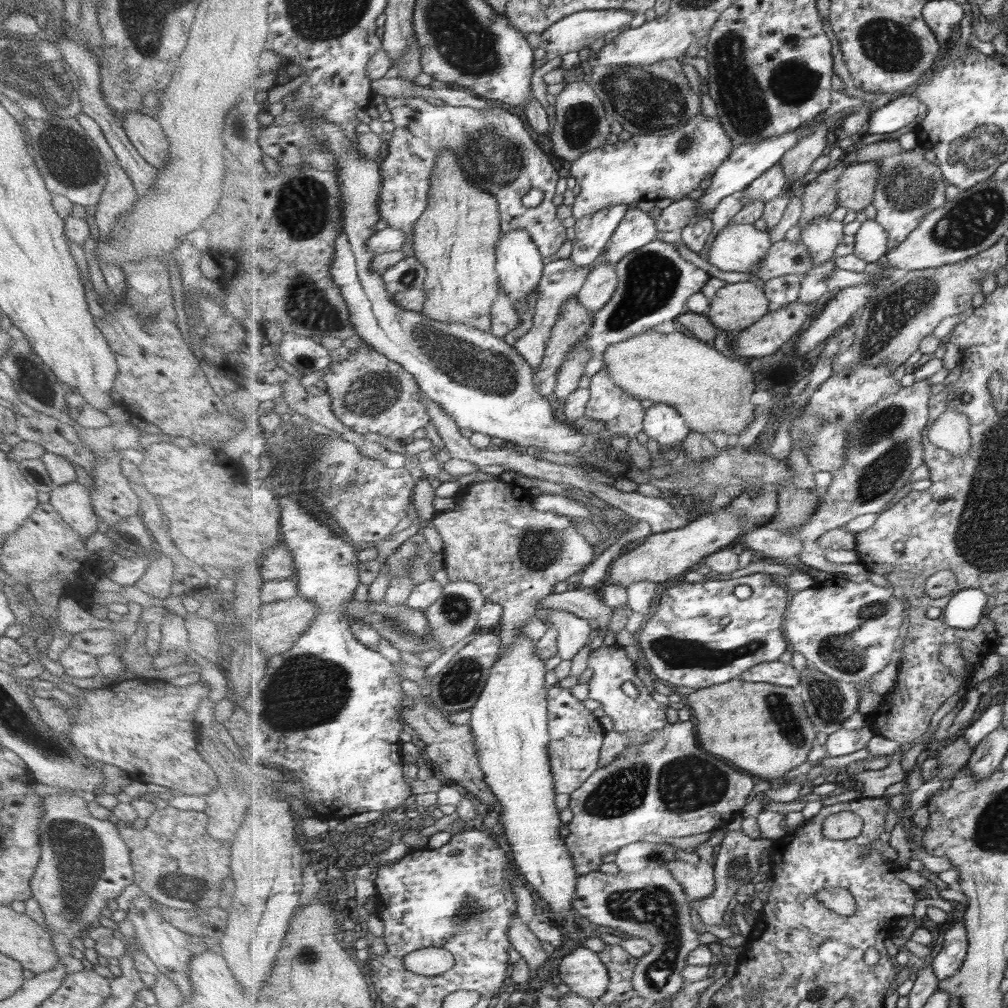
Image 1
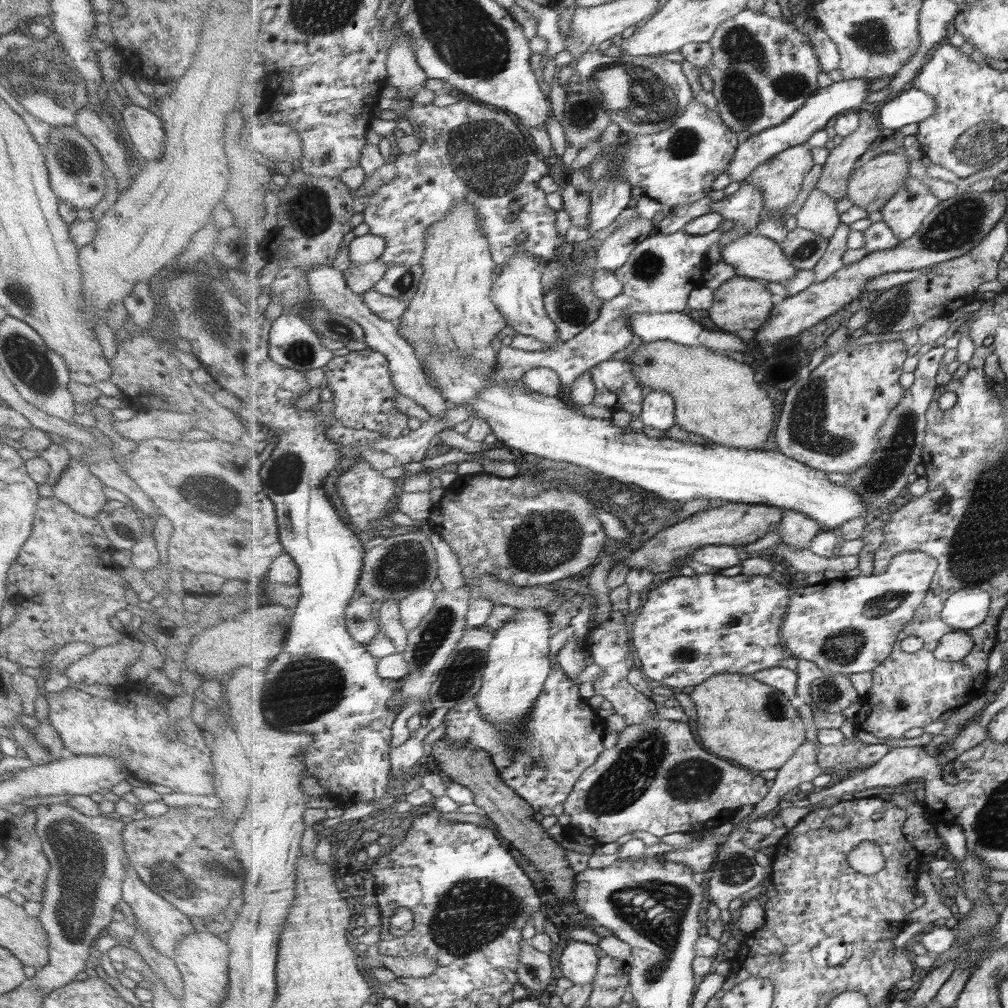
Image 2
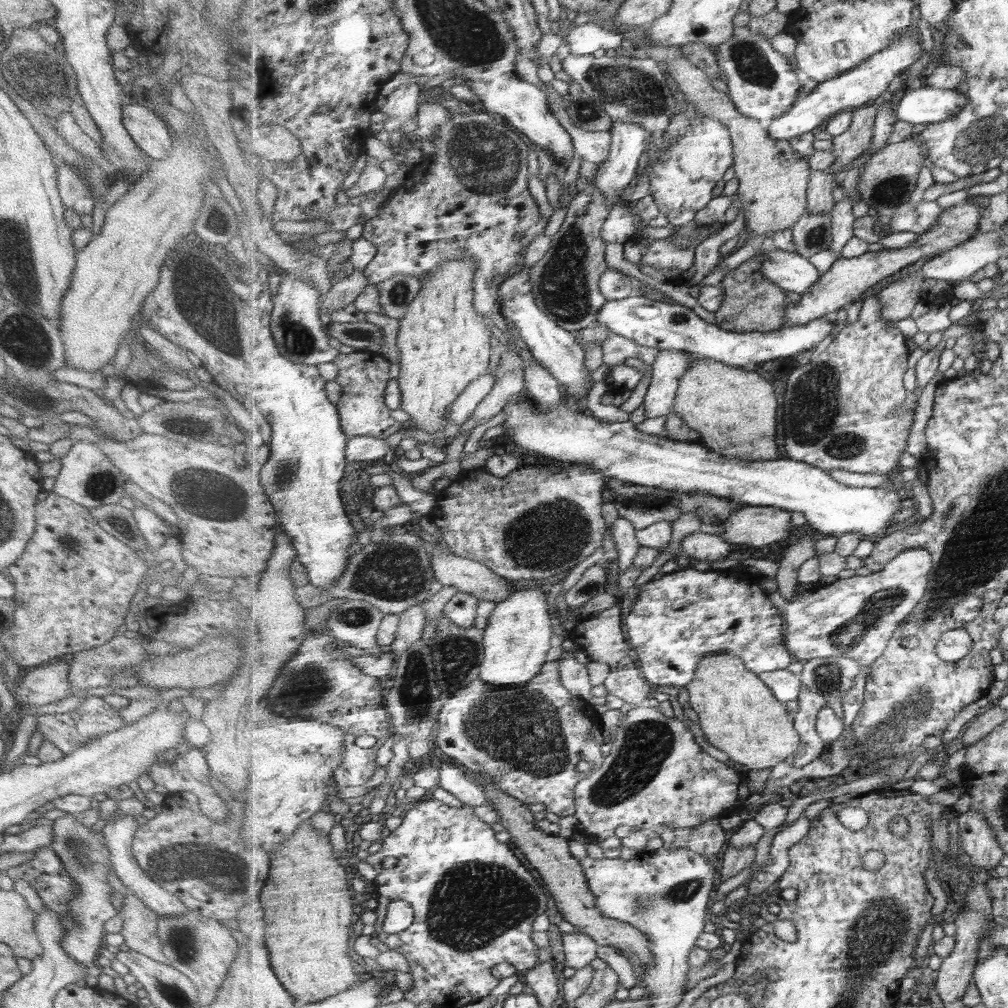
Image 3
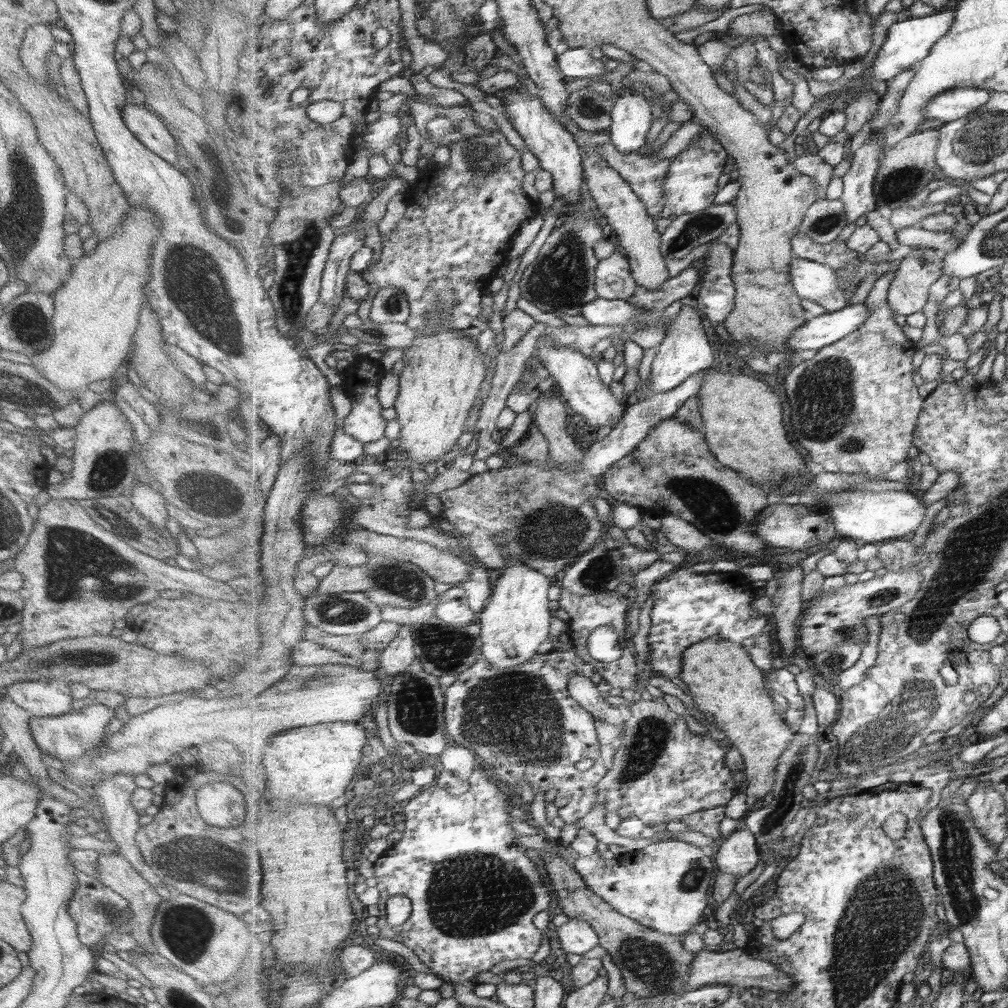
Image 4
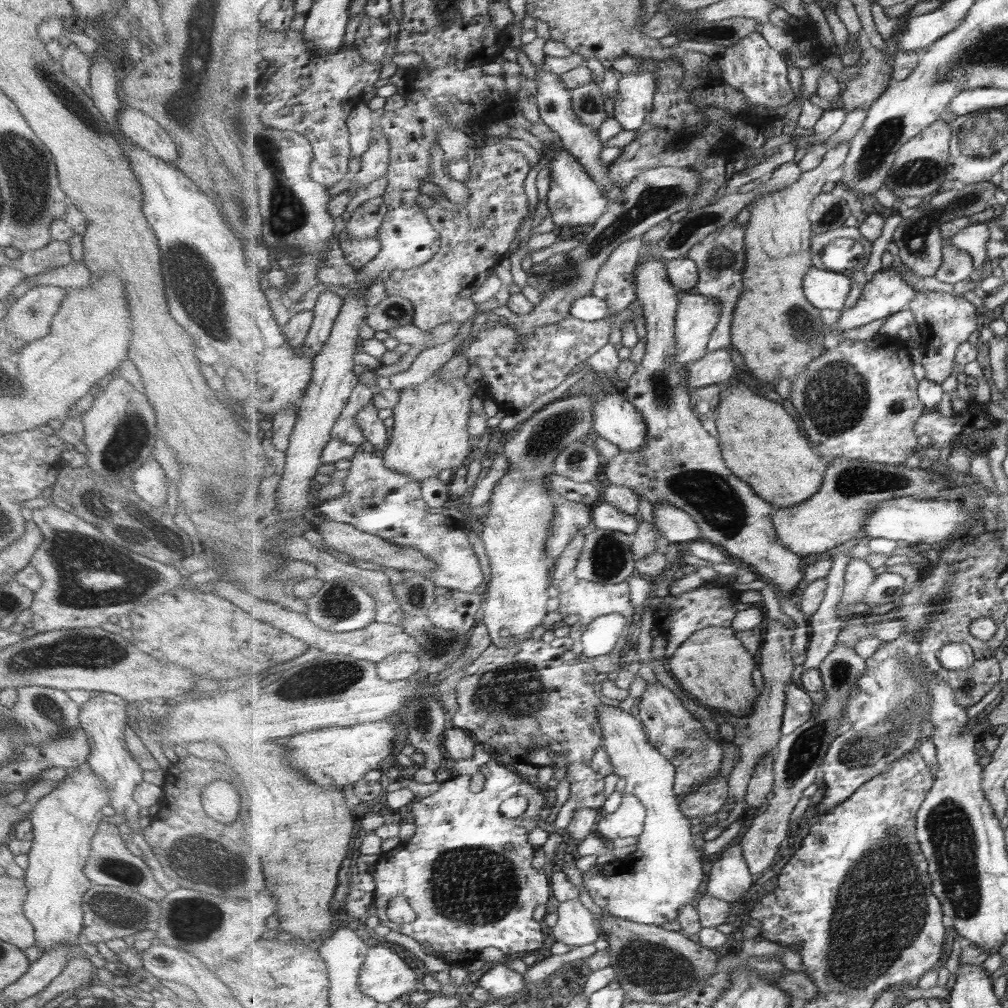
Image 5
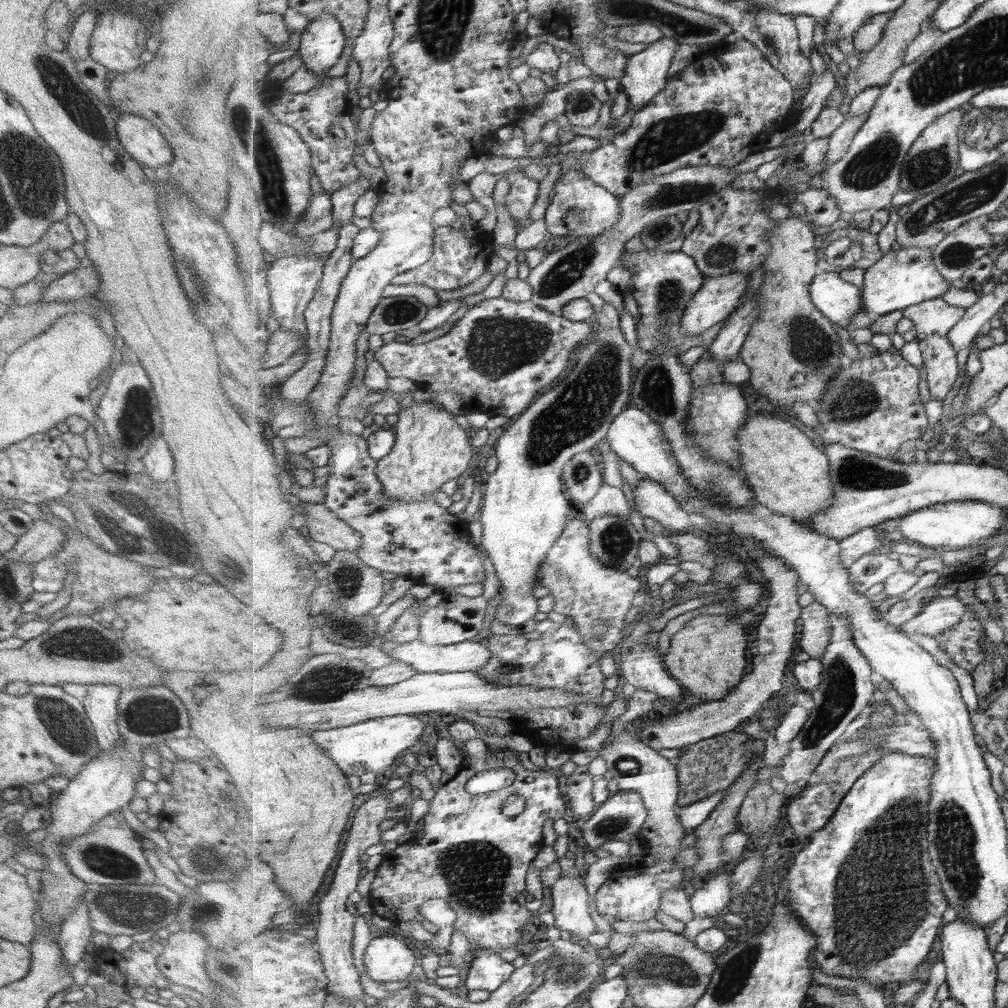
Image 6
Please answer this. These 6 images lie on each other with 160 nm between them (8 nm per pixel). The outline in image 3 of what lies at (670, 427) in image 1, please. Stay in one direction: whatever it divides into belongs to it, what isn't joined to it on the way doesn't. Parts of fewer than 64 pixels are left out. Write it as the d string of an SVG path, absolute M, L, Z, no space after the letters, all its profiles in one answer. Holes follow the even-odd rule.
M660 350L652 366L652 381L644 397L646 417L669 416L673 412L680 381L691 369L691 353L686 350Z

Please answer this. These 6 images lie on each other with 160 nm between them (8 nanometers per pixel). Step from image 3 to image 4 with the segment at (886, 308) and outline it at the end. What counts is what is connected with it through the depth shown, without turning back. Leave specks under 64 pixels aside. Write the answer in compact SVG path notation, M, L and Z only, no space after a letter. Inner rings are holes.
M927 247L912 248L900 262L888 293L893 312L907 317L922 312L933 284L943 276L943 255L940 252Z

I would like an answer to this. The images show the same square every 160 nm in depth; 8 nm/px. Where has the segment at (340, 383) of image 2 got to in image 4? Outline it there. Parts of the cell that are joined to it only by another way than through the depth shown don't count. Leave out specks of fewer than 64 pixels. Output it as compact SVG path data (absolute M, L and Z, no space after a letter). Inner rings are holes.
M365 356L351 364L341 365L340 369L344 375L344 392L351 400L350 413L344 419L343 428L345 432L364 443L377 442L377 440L385 438L387 420L381 416L384 406L381 406L378 392L386 371L382 368L380 362L370 360Z

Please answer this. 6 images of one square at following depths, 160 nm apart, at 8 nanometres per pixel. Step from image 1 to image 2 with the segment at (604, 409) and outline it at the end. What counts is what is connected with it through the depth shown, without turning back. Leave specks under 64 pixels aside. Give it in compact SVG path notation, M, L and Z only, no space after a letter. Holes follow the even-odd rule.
M612 359L590 370L596 384L594 404L612 410L625 410L639 418L643 399L643 385L631 370L631 364Z

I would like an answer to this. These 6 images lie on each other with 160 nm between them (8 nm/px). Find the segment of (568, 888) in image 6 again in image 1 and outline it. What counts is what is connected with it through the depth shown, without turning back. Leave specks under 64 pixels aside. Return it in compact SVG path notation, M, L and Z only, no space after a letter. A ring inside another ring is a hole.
M583 946L576 948L571 954L562 958L558 964L558 974L561 980L569 986L571 993L577 994L581 998L589 998L591 1002L597 1002L609 990L608 966L605 966L598 952L593 952L593 950Z

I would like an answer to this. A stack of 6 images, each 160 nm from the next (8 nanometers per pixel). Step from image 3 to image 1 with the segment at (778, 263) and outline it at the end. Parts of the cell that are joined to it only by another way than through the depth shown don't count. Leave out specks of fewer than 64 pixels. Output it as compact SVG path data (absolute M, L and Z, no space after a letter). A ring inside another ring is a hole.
M753 224L729 225L711 243L707 261L723 272L753 273L759 269L773 243L768 231L757 230Z

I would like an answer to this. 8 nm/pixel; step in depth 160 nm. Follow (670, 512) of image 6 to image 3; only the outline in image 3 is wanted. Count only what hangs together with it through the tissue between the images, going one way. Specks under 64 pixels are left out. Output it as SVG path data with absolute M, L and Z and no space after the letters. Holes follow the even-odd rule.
M705 529L696 530L682 538L681 552L687 555L691 561L706 560L713 562L727 556L733 548L721 535L708 533Z

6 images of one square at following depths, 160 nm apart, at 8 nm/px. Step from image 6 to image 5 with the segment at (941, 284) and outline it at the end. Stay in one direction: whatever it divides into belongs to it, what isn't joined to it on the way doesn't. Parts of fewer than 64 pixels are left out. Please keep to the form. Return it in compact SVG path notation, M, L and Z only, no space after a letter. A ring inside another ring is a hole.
M895 266L891 270L881 270L881 272L875 274L875 278L869 280L867 285L863 286L862 293L855 305L841 312L837 328L843 332L851 330L851 328L859 328L863 324L869 324L869 322L875 322L875 320L881 320L881 318L888 318L905 310L910 310L915 297L919 294L919 290L915 290L901 276L901 272Z

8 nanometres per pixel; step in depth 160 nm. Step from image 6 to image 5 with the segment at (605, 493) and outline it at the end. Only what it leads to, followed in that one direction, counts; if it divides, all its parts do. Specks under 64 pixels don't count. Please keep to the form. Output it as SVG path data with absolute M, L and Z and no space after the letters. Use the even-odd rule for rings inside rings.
M603 494L592 504L593 520L591 522L591 528L620 530L634 535L640 525L637 522L637 518L631 516L631 514L625 514L623 510L617 510L615 506L611 506L609 503Z

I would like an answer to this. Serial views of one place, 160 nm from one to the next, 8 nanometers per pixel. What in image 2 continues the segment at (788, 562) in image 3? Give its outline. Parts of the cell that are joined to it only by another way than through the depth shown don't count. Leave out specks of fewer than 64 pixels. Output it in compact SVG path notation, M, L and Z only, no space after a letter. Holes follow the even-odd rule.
M785 510L783 521L776 526L782 542L795 550L810 548L813 538L822 530L822 526L815 519L795 510Z

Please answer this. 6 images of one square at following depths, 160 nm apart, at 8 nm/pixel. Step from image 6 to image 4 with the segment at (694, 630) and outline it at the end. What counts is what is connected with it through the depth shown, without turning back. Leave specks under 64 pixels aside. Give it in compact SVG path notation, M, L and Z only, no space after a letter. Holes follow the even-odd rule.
M713 637L702 640L687 650L684 650L683 666L680 679L688 686L695 706L699 712L709 713L713 721L727 738L727 744L737 749L744 760L746 774L746 796L771 794L776 780L776 769L779 766L779 757L791 746L796 733L791 730L786 716L778 710L778 705L769 696L769 689L765 683L765 676L761 669L753 662L748 650L736 642L723 637Z

